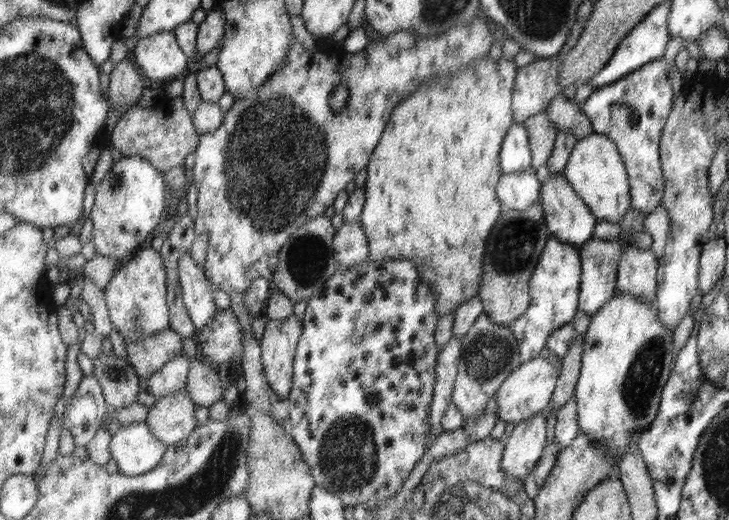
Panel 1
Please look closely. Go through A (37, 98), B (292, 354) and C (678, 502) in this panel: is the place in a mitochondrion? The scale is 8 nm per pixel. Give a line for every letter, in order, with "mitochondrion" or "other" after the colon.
A: mitochondrion
B: other
C: other

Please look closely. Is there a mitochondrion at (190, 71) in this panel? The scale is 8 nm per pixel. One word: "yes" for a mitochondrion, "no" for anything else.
no

